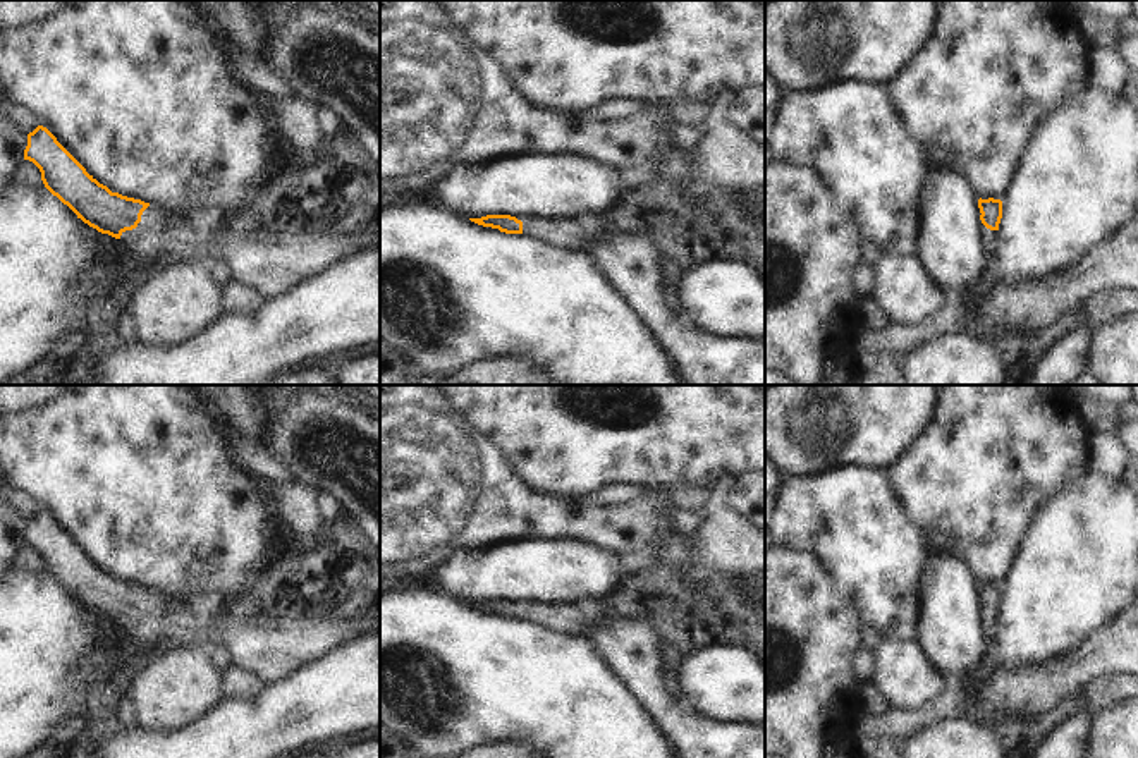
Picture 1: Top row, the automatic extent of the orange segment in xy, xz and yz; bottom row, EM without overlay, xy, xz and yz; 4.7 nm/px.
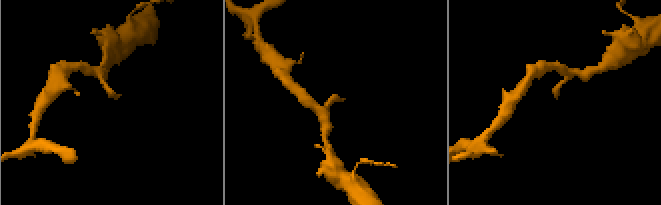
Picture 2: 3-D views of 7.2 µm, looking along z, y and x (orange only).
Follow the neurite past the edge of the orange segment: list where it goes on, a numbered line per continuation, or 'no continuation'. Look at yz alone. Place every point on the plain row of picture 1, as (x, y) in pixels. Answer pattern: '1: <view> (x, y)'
1: yz (989, 623)

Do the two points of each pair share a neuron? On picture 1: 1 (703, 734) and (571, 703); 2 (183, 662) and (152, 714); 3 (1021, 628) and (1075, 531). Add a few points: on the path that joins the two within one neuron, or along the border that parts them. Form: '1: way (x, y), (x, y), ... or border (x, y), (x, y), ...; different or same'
1: border (628, 690), (669, 739); different
2: way (183, 674), (183, 681), (162, 702); same
3: way (1046, 604), (1075, 573), (1075, 556); same

